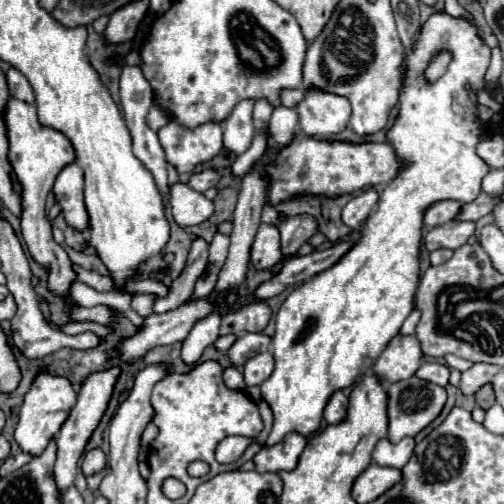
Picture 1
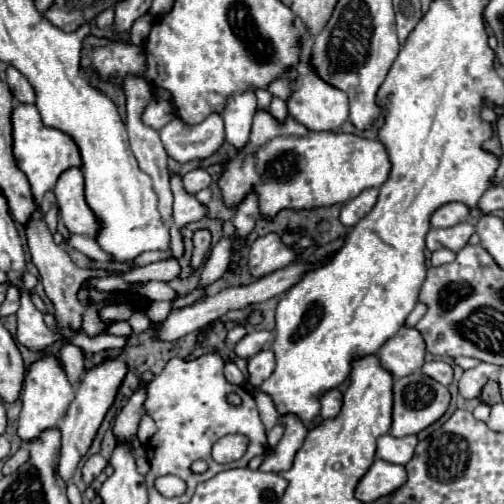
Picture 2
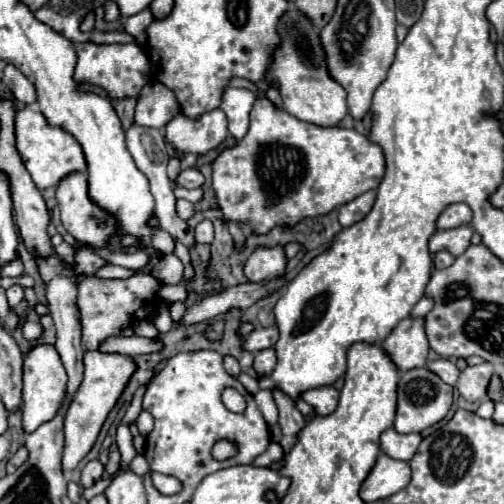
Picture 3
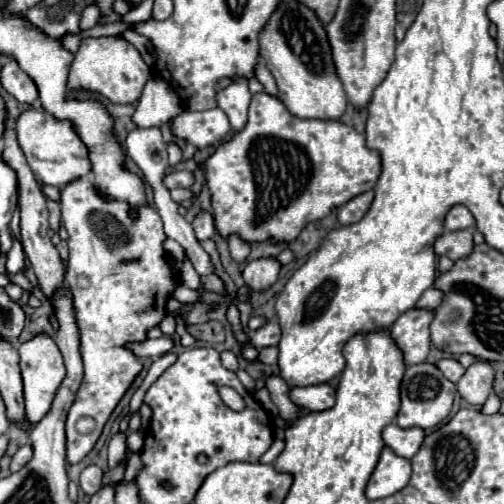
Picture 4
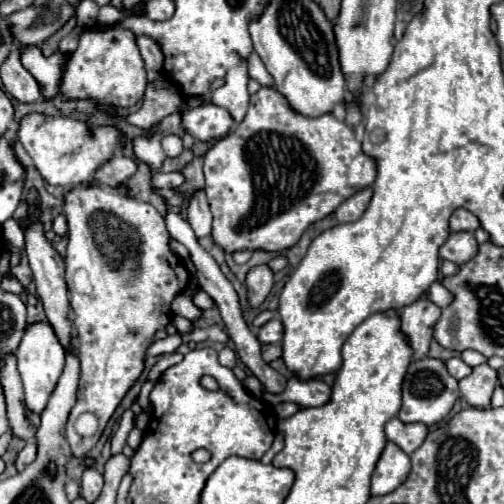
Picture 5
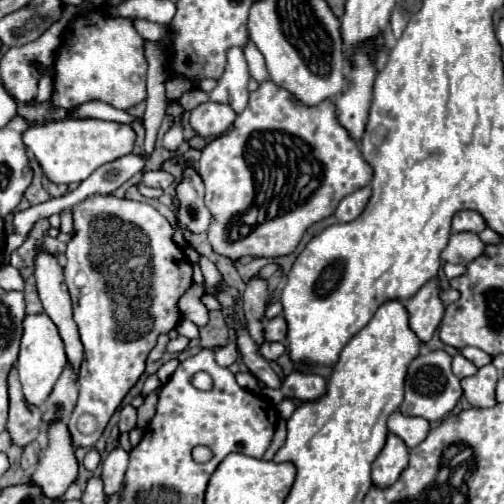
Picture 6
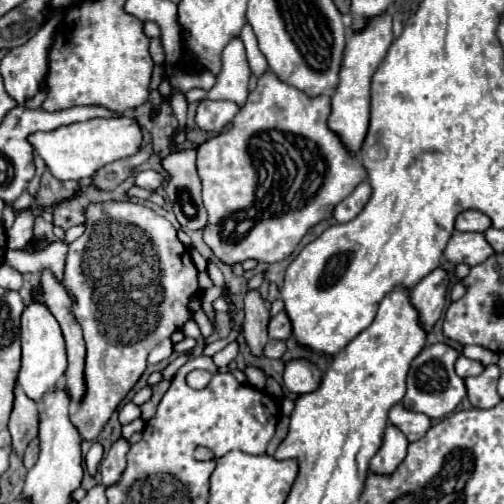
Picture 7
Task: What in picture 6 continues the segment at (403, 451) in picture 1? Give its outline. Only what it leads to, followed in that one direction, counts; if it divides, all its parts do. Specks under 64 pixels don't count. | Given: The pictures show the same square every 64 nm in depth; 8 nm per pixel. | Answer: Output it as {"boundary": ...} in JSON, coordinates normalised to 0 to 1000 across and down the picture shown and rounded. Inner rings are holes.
{"boundary":[[[782,817],[770,829],[770,857],[790,865],[810,893],[833,881],[845,869],[849,853],[853,853],[853,841],[841,829],[810,829],[810,825],[798,825],[794,817]]]}

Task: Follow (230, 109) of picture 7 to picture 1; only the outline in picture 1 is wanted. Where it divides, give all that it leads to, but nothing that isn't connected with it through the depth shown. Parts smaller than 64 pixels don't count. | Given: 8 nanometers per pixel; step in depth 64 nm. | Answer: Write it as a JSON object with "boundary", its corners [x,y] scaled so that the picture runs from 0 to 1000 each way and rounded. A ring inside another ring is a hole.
{"boundary":[[[337,238],[313,258],[313,274],[333,325],[341,325],[353,345],[381,345],[393,325],[421,317],[440,298],[440,250],[421,242],[373,258]]]}

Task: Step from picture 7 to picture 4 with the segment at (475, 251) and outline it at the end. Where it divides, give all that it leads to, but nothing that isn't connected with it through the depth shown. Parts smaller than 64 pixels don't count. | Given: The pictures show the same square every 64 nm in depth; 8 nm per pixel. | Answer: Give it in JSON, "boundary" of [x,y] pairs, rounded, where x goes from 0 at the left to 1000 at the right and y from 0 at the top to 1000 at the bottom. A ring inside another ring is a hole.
{"boundary":[[[901,456],[901,460],[877,460],[861,480],[861,500],[869,508],[889,508],[897,516],[913,516],[929,508],[940,492],[937,460],[933,456]]]}

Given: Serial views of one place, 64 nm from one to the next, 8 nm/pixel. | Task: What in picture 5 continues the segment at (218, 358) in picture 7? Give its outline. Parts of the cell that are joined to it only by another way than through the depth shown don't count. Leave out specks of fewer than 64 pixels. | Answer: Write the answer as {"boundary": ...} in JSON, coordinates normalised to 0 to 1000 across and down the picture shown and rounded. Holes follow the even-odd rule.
{"boundary":[[[452,687],[437,694],[433,710],[437,710],[437,722],[440,722],[440,726],[448,726],[448,730],[464,730],[464,726],[472,722],[472,710],[468,710],[468,698],[464,698],[460,690],[452,690]]]}

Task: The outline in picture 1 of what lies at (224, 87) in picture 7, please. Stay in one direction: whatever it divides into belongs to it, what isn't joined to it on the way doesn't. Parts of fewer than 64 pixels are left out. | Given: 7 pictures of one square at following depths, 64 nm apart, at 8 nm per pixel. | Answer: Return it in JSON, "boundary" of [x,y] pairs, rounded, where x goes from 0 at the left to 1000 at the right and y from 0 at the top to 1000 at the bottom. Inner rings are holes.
{"boundary":[[[480,198],[468,206],[456,234],[440,242],[444,258],[444,294],[480,306],[496,294],[504,274],[504,246],[500,246],[500,210],[504,198]]]}

